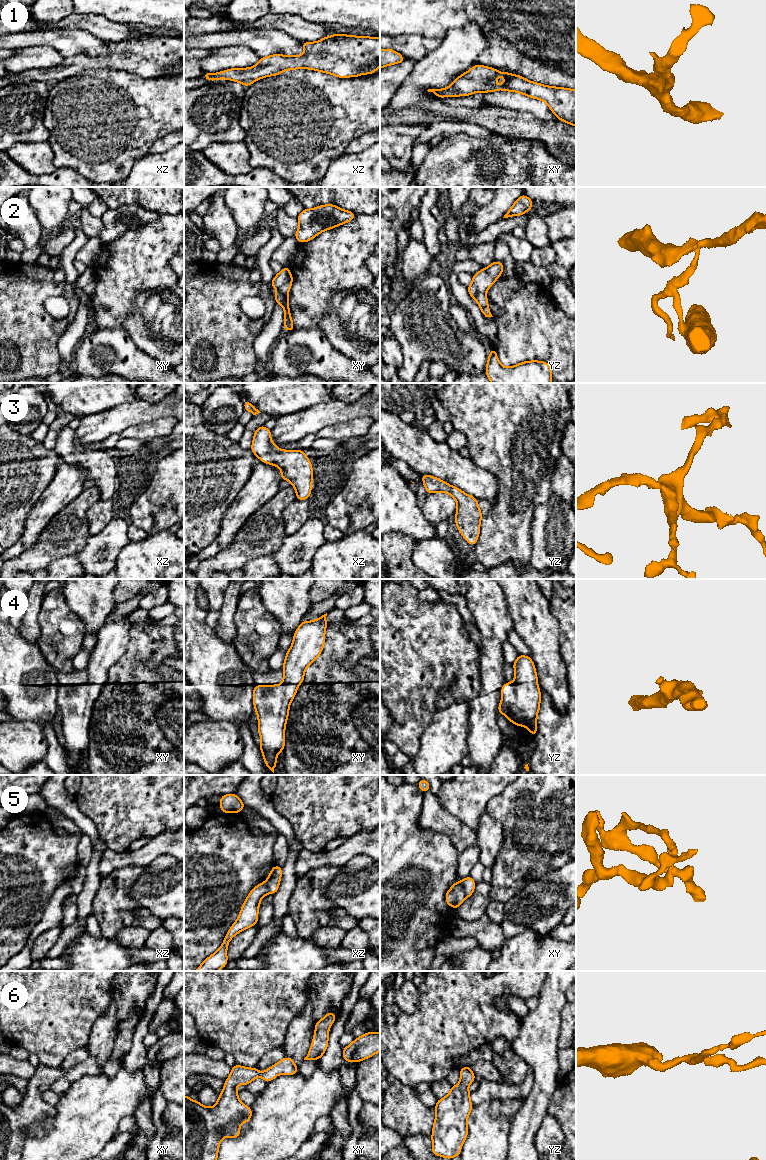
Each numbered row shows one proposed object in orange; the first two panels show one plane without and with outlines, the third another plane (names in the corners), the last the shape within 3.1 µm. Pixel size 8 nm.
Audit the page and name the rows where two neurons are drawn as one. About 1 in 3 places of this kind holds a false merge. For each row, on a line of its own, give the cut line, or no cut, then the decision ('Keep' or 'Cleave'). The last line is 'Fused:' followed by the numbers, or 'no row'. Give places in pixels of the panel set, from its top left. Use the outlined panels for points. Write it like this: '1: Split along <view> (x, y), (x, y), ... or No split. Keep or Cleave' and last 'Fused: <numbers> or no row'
1: No split. Keep
2: Split along xy (278, 291), (288, 306). Cleave
3: No split. Keep
4: No split. Keep
5: Split along xy (459, 881), (466, 896). Cleave
6: No split. Keep
Fused: 2, 5

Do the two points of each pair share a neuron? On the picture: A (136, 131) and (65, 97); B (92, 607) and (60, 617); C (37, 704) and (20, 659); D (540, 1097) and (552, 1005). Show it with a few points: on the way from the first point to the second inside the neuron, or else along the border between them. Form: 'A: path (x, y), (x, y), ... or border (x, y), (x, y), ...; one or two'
A: path (118, 120), (93, 120), (83, 114); one
B: border (63, 591), (66, 604), (83, 622), (85, 633); two
C: path (25, 697), (24, 690), (18, 684), (20, 671); one
D: path (543, 1074), (543, 1028); one

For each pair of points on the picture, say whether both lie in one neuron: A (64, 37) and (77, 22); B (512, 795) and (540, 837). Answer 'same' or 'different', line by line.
A: different
B: same

